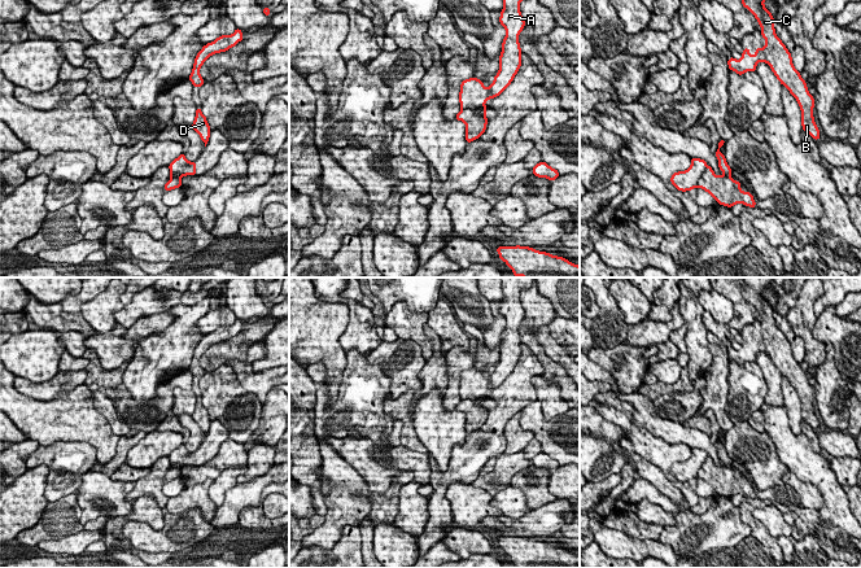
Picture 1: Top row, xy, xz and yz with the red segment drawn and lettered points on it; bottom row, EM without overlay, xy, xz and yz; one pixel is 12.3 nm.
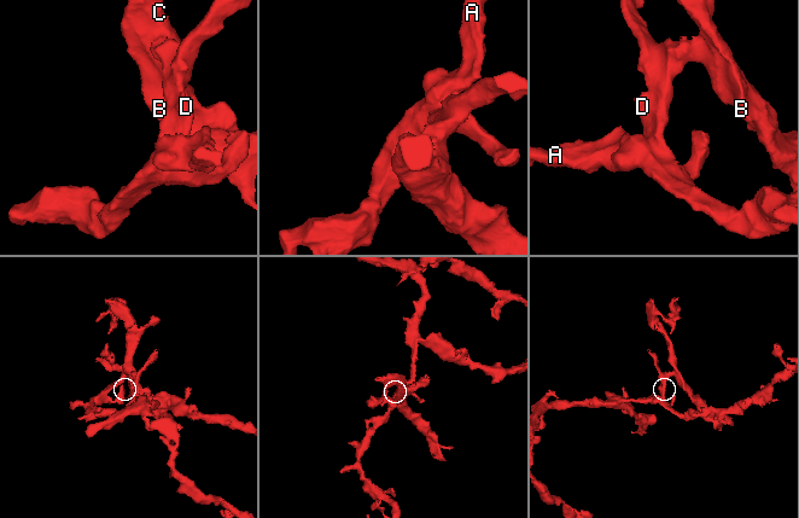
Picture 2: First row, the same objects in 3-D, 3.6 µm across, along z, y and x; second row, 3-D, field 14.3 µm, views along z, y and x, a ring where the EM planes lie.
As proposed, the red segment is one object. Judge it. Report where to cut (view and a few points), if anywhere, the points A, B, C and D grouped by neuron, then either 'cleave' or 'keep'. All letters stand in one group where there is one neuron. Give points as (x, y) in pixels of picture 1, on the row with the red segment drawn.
cut xz (462, 108), (470, 108), (485, 117); groups A / B C D; cleave

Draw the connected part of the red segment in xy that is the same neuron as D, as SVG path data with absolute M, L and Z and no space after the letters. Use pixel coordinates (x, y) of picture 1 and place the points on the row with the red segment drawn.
M197 108L195 122L192 123L193 130L200 135L201 140L206 144L209 143L210 137L210 126L206 121L206 117L202 114L201 108Z

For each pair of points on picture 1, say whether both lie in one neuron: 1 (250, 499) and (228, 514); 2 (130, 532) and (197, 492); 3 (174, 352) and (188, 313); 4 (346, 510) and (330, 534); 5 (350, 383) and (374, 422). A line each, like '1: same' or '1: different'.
1: same
2: different
3: same
4: same
5: same

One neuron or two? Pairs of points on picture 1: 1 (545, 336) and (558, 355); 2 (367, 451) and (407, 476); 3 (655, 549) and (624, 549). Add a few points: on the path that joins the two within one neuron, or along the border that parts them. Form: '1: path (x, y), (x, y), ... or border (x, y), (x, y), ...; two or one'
1: path (547, 341), (554, 350); one
2: border (406, 470), (390, 483); two
3: path (647, 549), (632, 549); one

